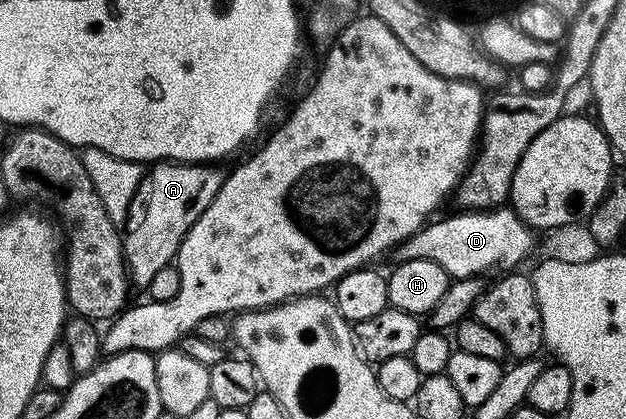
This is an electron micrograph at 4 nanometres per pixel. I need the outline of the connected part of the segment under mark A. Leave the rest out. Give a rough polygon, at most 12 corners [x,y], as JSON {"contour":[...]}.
{"contour":[[162,161],[122,237],[133,286],[175,262],[225,174]]}

